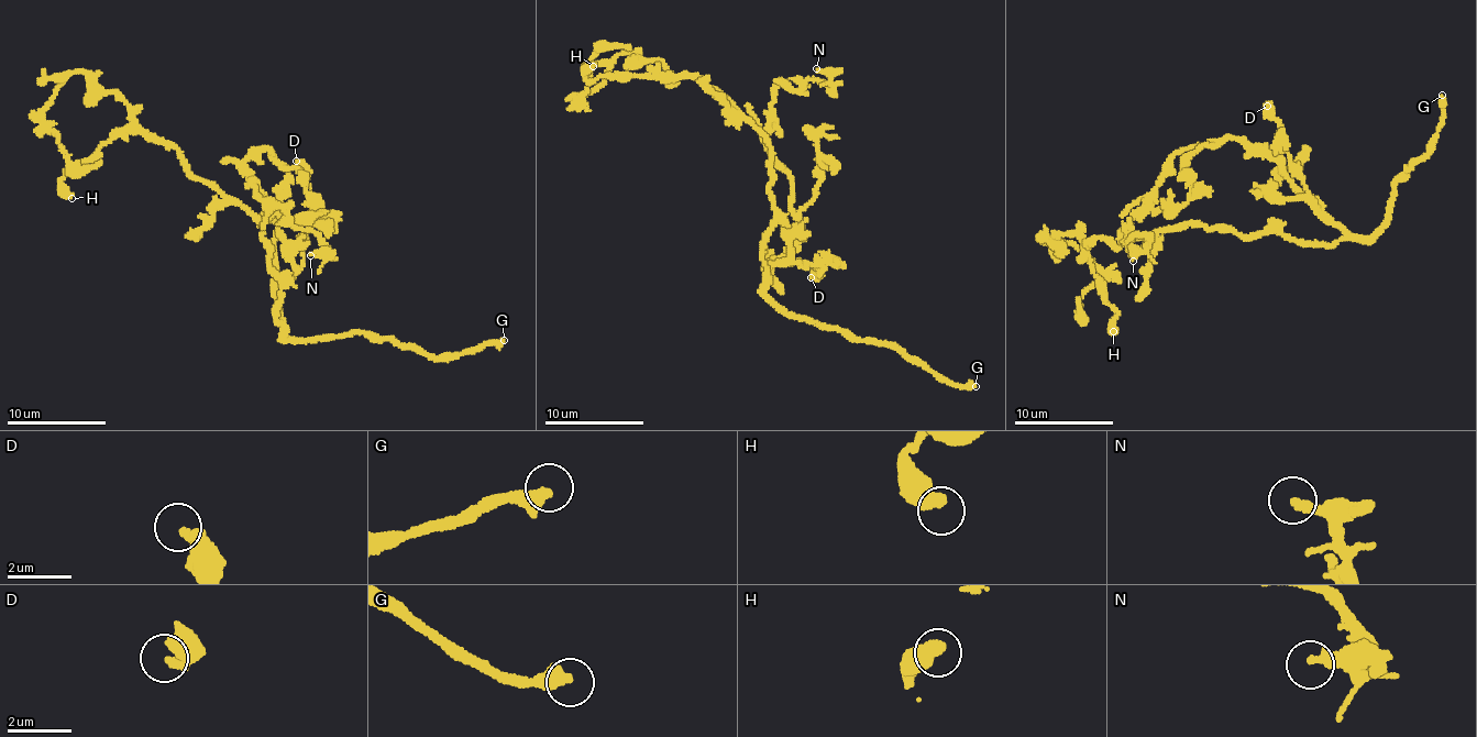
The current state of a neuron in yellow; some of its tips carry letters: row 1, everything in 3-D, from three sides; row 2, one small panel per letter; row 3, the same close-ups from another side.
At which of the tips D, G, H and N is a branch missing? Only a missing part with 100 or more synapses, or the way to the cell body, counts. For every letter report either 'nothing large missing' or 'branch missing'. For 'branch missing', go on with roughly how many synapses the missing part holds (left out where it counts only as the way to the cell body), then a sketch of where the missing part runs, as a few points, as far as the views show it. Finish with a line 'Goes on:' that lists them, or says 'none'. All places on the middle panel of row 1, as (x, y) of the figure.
D: nothing large missing
G: branch missing | 1500 syn
H: nothing large missing
N: nothing large missing
Goes on: G

